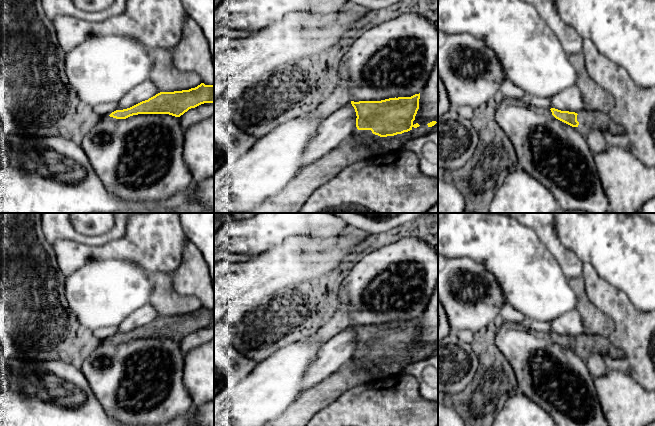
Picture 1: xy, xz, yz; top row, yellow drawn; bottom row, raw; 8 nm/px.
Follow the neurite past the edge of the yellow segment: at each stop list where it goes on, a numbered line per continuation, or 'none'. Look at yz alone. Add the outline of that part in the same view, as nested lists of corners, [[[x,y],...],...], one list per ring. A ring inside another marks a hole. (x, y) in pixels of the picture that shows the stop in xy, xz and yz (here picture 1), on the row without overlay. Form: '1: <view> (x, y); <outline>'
1: yz (584, 348); [[[577,339],[577,345],[579,346],[578,352],[582,353],[583,355],[587,354],[592,349],[591,346],[582,339]]]

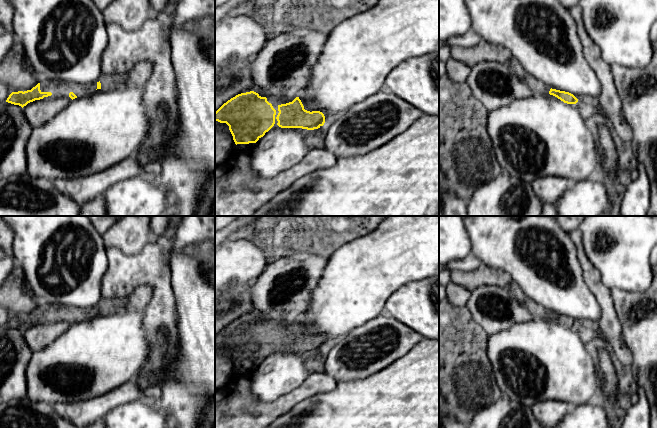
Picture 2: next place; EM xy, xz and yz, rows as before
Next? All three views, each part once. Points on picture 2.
none

